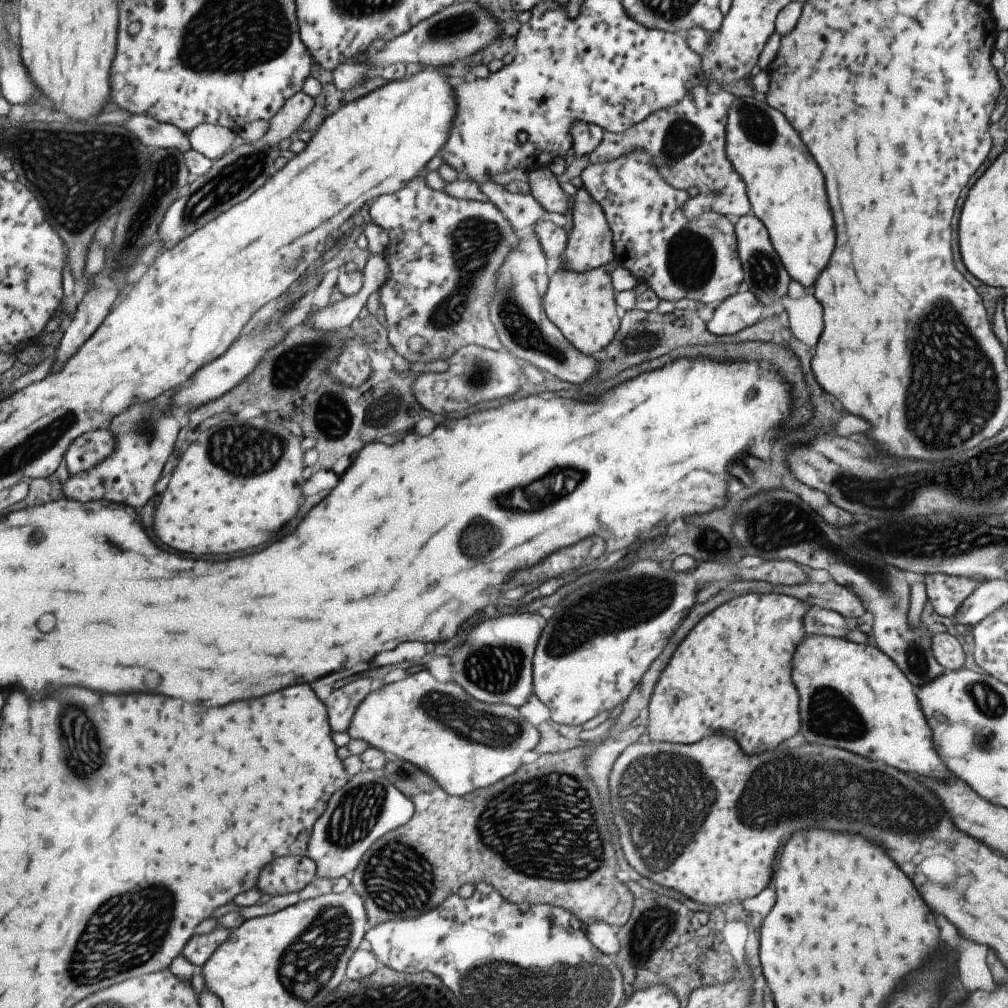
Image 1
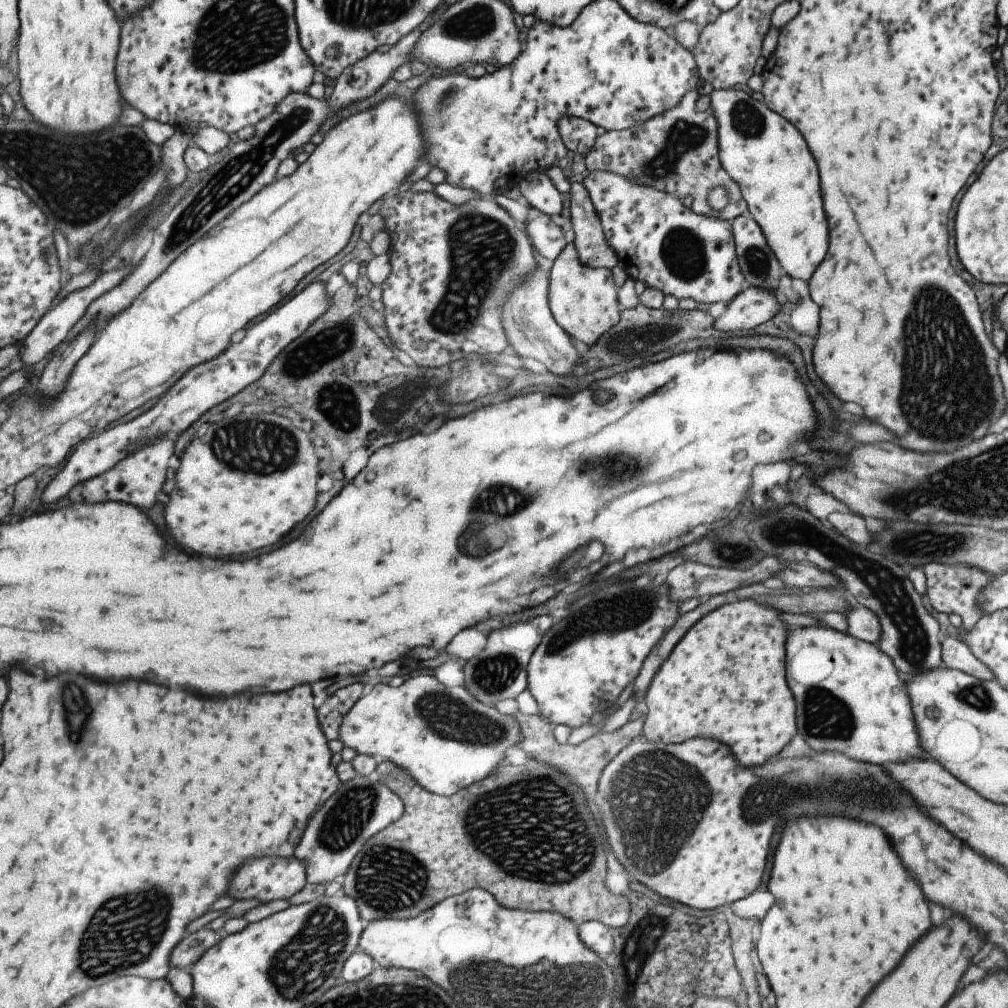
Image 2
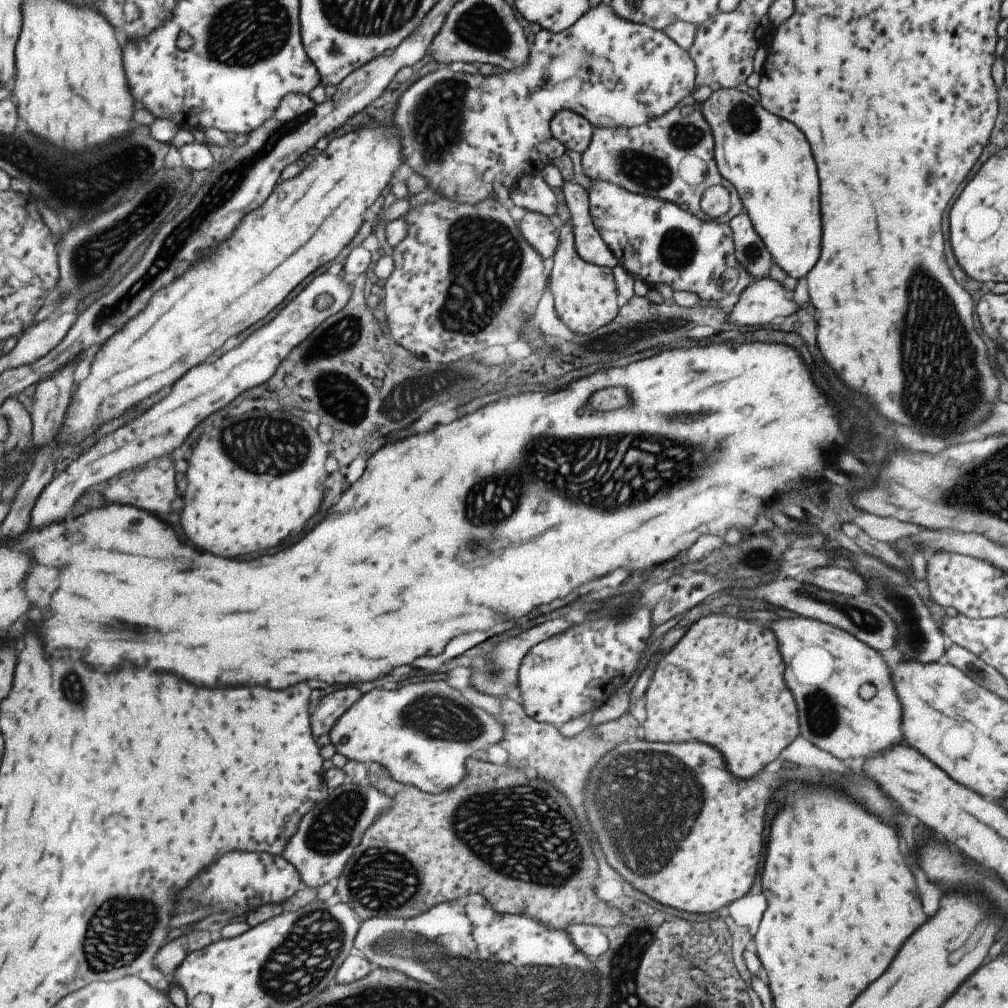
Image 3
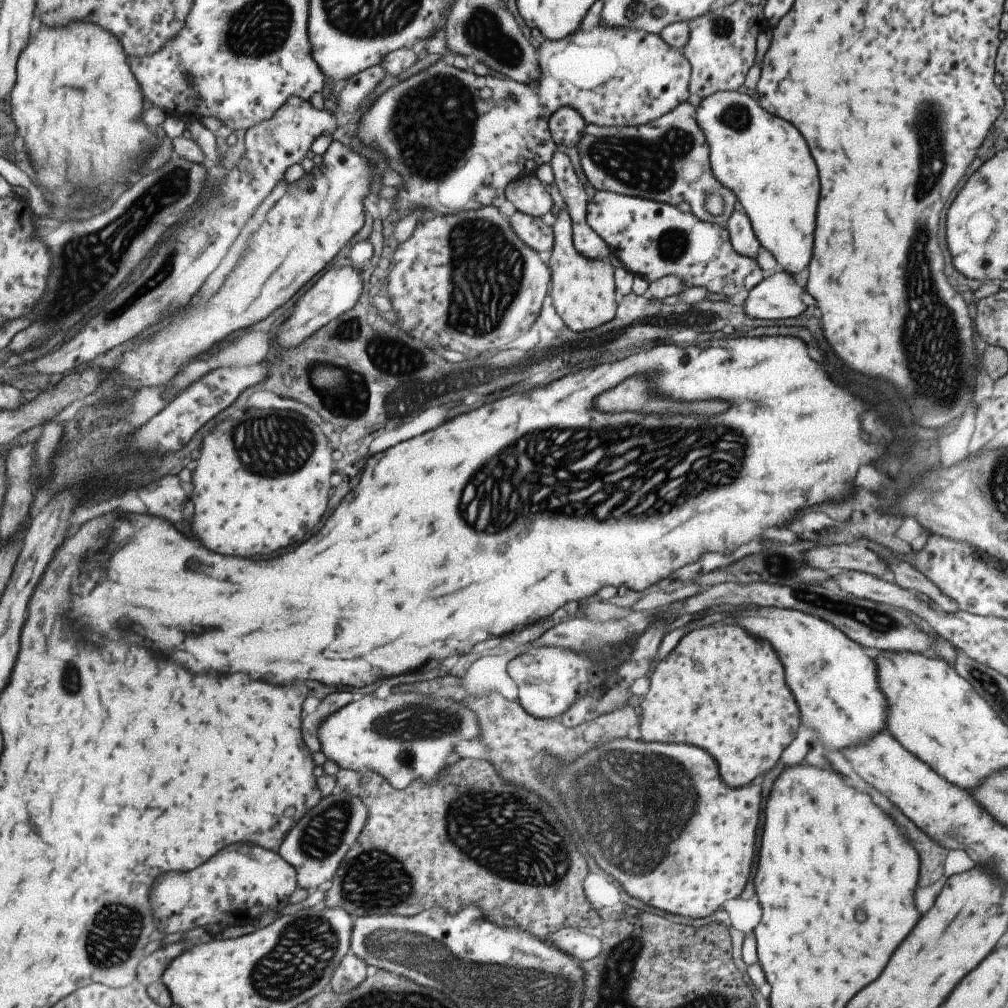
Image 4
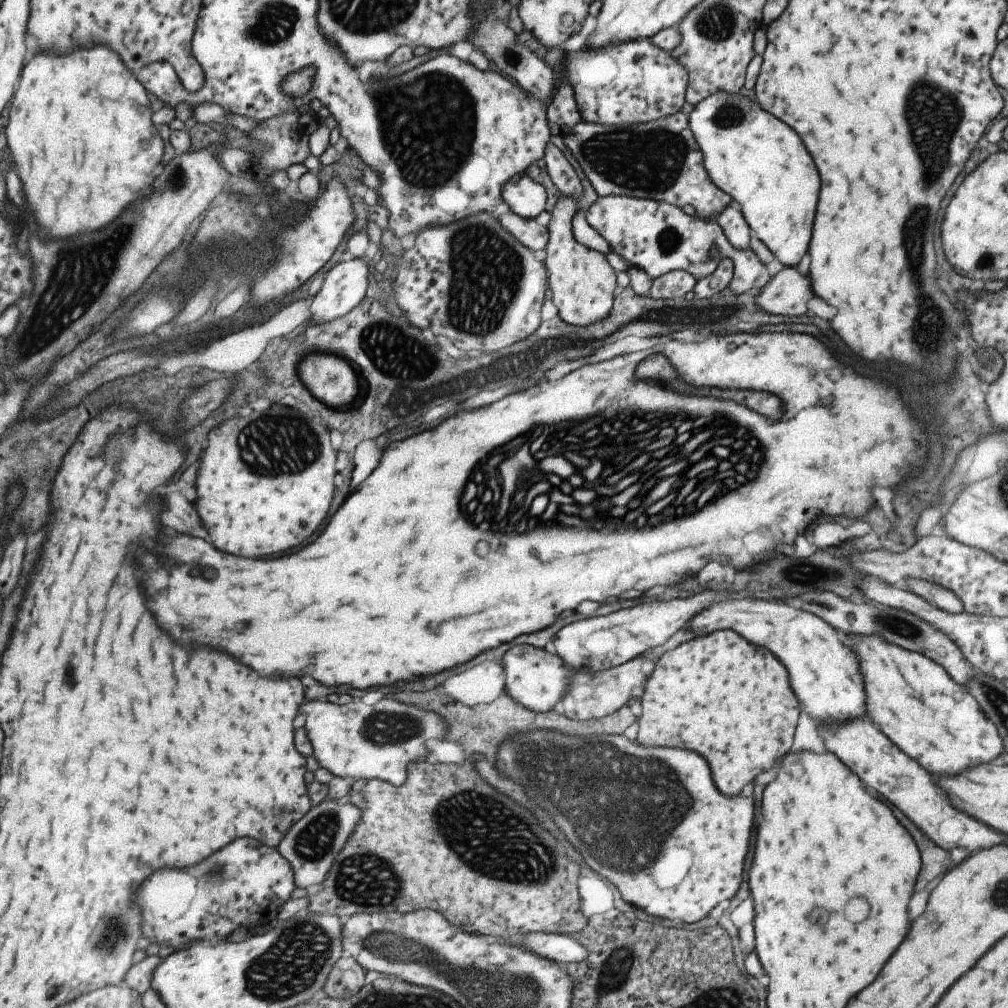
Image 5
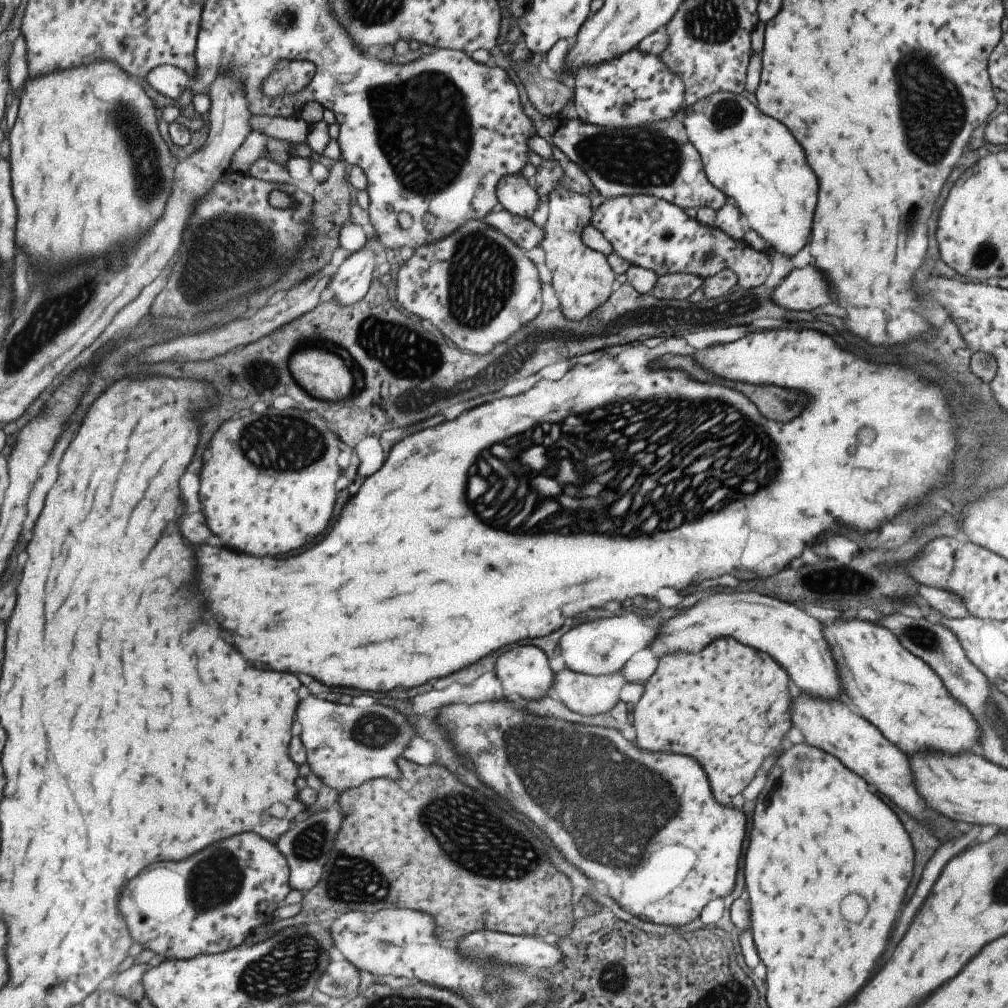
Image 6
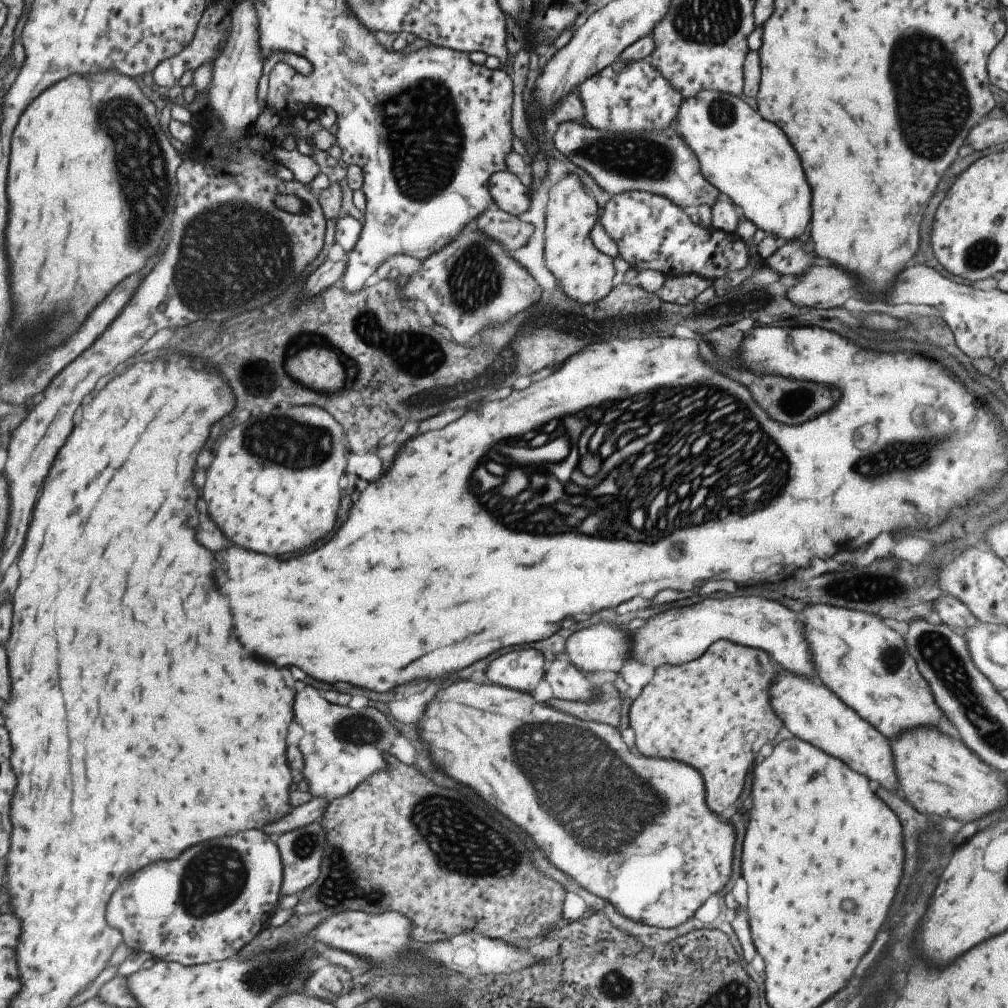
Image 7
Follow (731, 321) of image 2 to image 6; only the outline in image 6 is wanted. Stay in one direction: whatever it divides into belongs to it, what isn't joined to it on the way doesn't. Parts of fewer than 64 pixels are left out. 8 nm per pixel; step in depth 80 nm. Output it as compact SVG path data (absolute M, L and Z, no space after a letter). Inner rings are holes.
M810 263L789 271L783 282L771 293L772 301L781 308L805 311L831 302L831 290L823 274Z

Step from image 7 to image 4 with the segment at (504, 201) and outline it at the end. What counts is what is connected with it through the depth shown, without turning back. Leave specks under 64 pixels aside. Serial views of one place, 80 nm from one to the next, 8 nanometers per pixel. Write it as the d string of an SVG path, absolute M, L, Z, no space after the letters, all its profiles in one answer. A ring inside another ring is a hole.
M528 173L507 183L504 195L515 211L530 217L541 217L551 208L551 200L545 189L534 173Z

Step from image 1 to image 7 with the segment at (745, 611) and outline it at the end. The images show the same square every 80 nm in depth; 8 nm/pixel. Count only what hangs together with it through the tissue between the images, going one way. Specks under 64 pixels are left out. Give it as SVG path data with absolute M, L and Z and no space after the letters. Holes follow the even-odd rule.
M717 640L701 658L681 666L657 667L629 706L628 726L634 732L634 744L639 754L677 761L697 770L703 781L705 804L718 817L727 806L735 804L743 788L743 778L749 772L757 750L767 744L781 726L767 704L767 686L773 678L771 666L773 663L763 651Z

